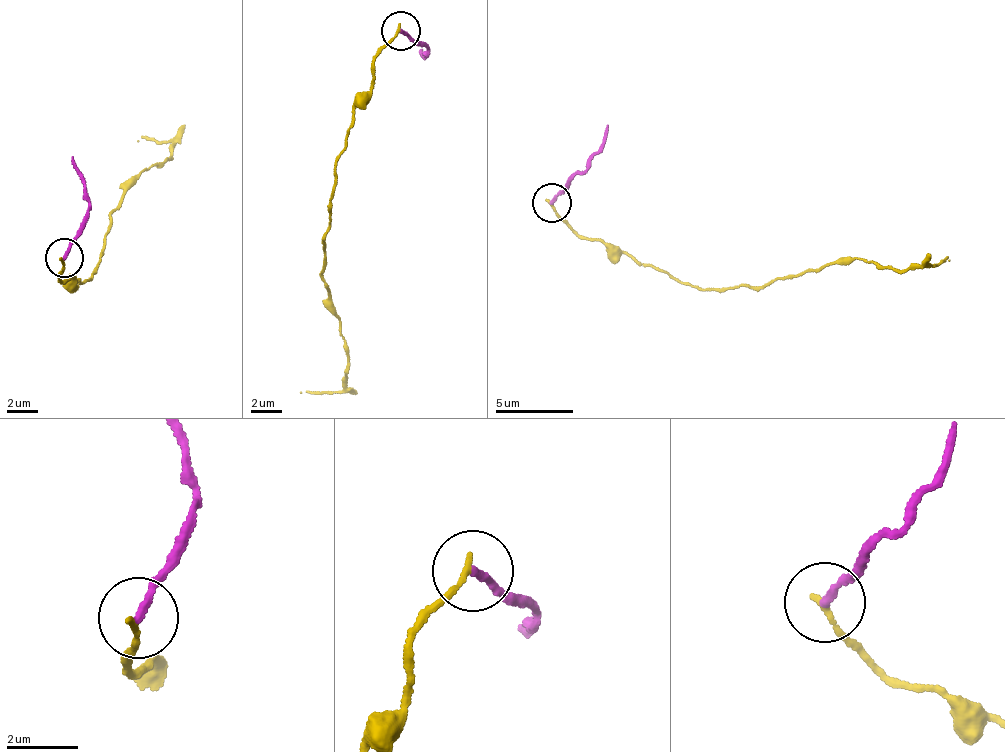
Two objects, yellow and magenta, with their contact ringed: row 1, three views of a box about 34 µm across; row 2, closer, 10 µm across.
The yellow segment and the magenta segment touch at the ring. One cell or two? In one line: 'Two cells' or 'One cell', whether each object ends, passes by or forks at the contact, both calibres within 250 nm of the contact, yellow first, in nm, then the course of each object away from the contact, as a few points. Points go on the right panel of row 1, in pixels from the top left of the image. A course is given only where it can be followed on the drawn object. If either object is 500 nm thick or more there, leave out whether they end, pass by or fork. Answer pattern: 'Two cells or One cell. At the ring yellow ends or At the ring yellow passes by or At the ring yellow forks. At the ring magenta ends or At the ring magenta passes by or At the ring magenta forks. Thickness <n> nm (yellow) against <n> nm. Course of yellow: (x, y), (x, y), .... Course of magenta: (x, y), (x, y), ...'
Two cells. At the ring yellow ends. At the ring magenta ends. Thickness 170 nm (yellow) against 190 nm. Course of yellow: (552, 205), (579, 236), (684, 283), (763, 288), (832, 263), (857, 259), (907, 270), (948, 261). Course of magenta: (552, 202), (579, 171), (608, 126)

